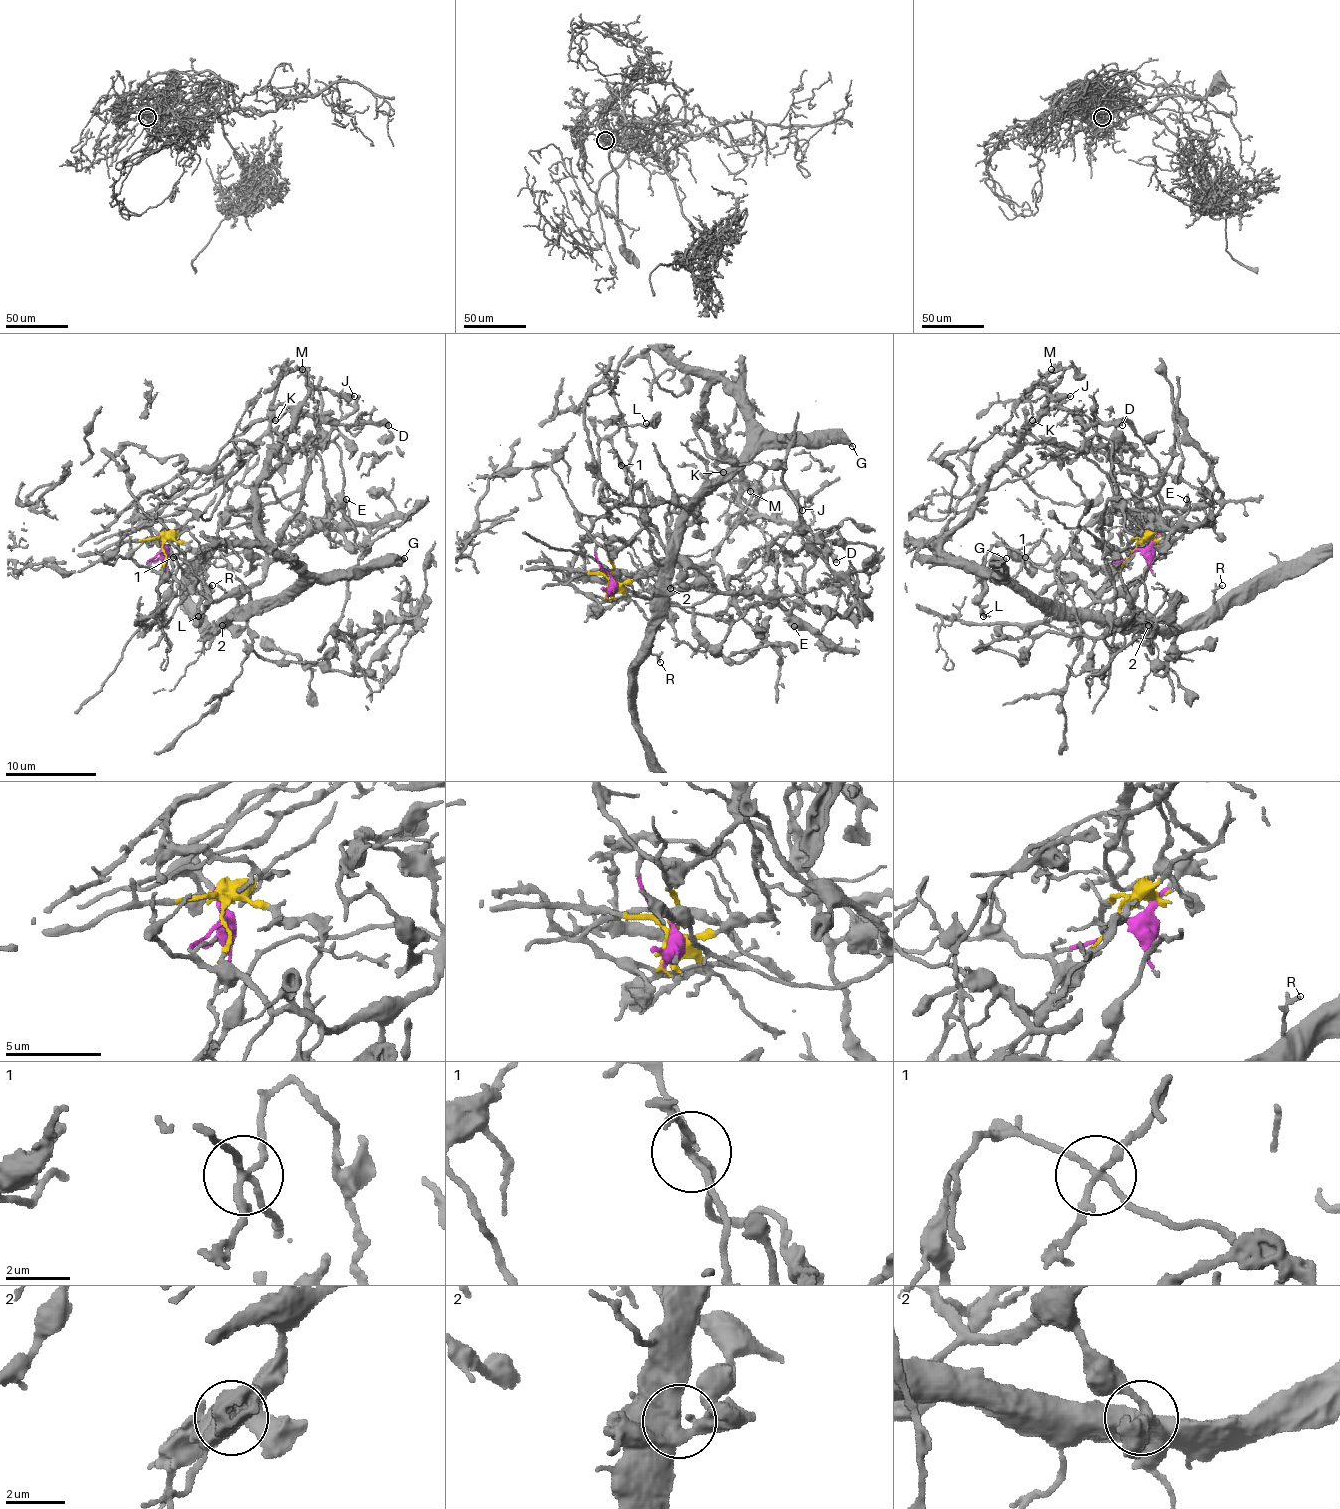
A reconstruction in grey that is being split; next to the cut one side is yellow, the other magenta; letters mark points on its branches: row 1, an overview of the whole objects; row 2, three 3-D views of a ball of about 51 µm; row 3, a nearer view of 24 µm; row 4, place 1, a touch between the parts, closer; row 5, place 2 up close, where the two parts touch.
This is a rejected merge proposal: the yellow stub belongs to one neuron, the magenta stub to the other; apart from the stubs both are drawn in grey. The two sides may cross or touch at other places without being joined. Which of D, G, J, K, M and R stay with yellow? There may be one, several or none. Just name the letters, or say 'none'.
D, G, J, K, M, R

